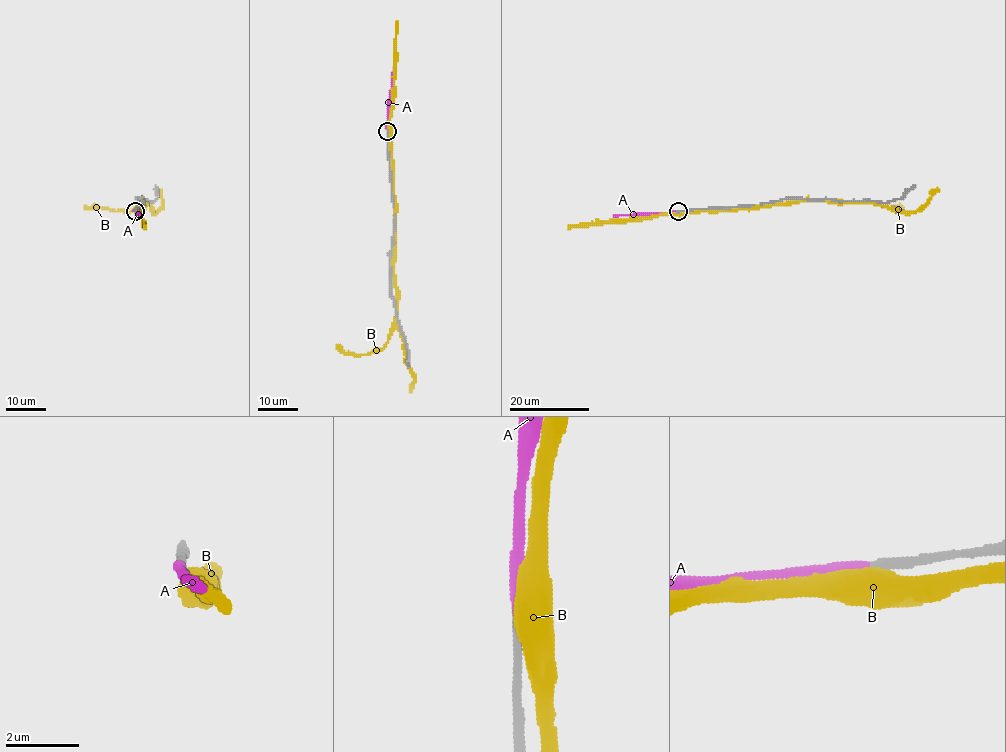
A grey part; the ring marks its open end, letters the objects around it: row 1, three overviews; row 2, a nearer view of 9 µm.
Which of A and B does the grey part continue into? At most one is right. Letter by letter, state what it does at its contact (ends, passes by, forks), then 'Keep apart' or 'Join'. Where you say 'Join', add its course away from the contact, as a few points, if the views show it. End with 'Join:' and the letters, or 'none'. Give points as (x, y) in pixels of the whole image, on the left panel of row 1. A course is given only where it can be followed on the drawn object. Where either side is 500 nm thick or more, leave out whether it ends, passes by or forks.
A: It ends there. Join
B: Keep apart
Join: A

